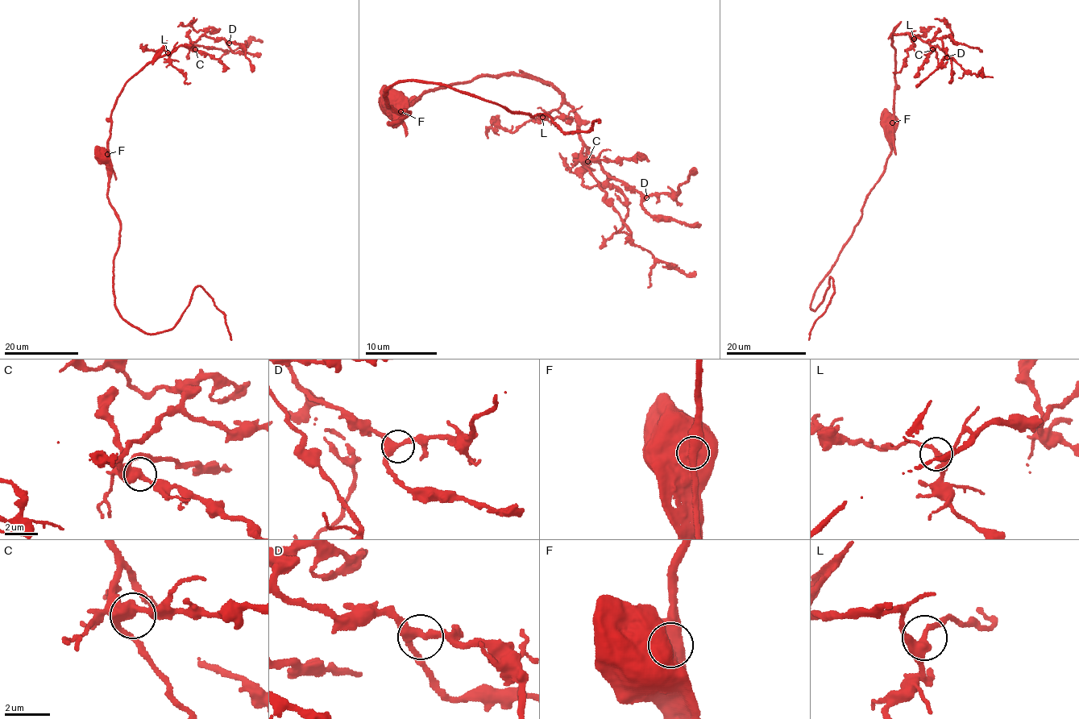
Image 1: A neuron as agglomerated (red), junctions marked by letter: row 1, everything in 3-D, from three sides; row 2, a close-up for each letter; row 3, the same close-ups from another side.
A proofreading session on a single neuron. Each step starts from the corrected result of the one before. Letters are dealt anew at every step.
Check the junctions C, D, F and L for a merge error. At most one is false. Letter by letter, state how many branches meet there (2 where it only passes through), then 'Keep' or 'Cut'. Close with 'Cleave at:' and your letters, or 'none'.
C: Branches: 3. Keep
D: Branches: 3. Keep
F: Branches: 3. Cut
L: Branches: 3. Keep
Cleave at: F

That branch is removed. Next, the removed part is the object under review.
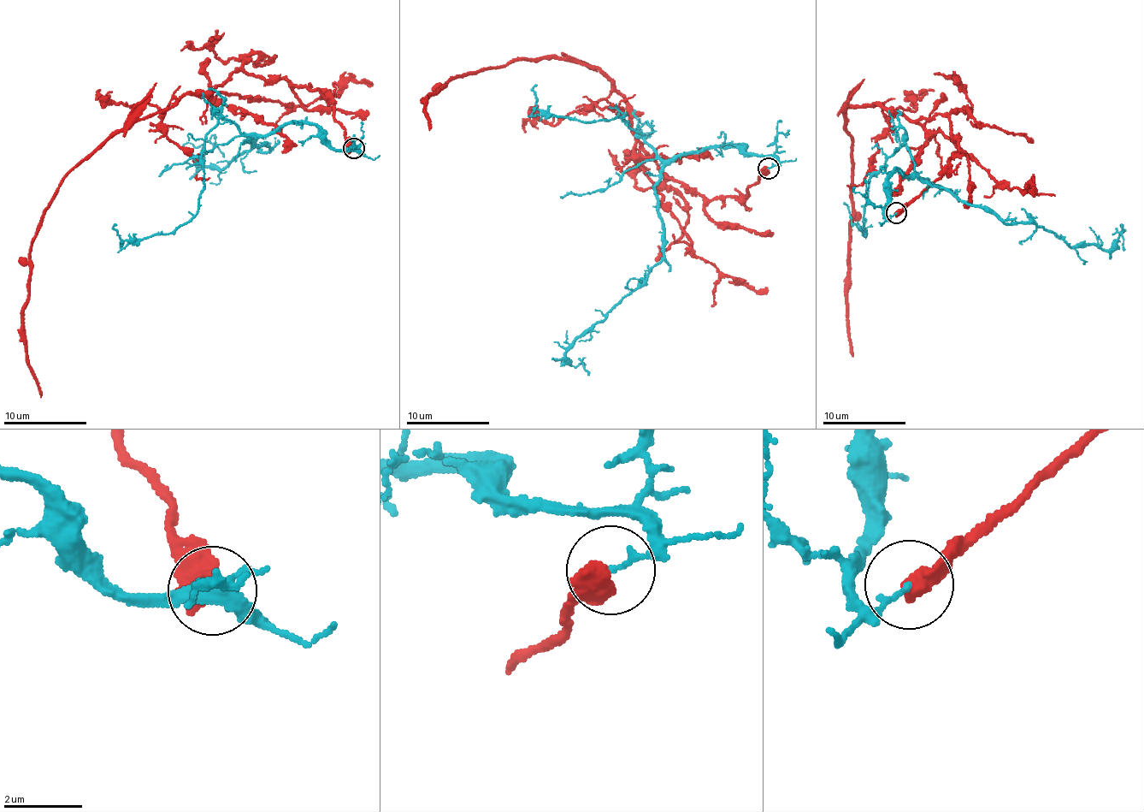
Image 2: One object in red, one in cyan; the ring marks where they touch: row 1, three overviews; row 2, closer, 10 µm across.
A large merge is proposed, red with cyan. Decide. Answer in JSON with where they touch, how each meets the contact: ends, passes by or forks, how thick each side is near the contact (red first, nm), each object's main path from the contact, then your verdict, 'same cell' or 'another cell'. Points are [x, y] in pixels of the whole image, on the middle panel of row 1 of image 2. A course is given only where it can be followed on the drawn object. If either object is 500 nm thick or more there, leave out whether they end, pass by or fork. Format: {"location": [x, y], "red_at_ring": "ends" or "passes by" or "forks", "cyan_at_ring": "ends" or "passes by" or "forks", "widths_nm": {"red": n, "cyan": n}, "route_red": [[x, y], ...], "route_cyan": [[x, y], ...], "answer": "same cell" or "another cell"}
{"location": [769, 168], "widths_nm": {"red": 550, "cyan": 120}, "route_red": [[768, 168], [738, 198], [689, 193], [639, 143], [612, 81], [554, 57], [447, 82], [423, 104], [429, 129]], "route_cyan": [[768, 168], [778, 162], [770, 155], [709, 146], [663, 169], [656, 185], [663, 258], [565, 352], [589, 376]], "answer": "another cell"}

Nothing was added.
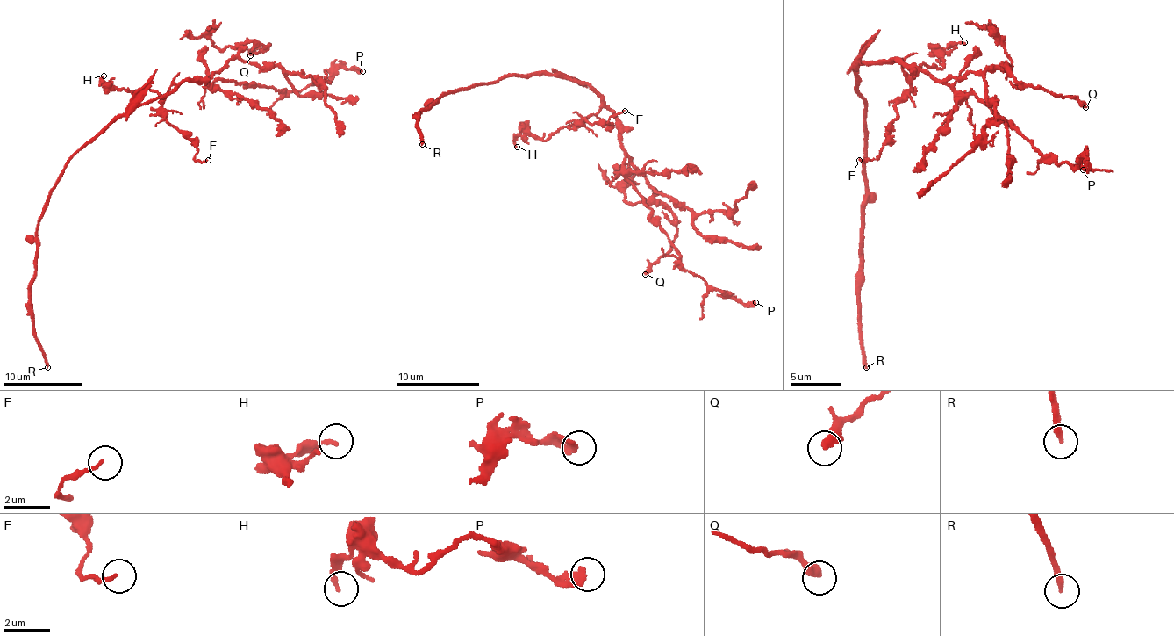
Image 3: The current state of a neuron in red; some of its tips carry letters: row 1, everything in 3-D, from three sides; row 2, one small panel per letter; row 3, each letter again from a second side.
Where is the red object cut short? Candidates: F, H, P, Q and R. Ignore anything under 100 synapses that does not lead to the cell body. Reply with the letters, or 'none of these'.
R

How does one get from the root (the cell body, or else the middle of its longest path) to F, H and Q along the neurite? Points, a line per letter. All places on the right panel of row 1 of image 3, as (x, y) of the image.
F: (860, 63), (898, 61), (909, 90), (894, 106), (892, 130), (880, 153), (859, 160)
H: (860, 63), (898, 61), (903, 70), (909, 74), (923, 62), (939, 68), (943, 65), (946, 50), (964, 42)
Q: (860, 63), (890, 62), (896, 58), (942, 79), (960, 79), (1003, 66), (1020, 84), (1040, 86), (1085, 107)

